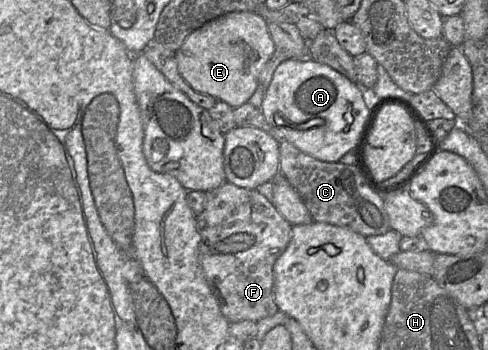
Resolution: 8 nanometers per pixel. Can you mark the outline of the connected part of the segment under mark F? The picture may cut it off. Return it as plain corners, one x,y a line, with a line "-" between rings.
225,181
219,187
205,192
205,194
206,201
204,210
201,214
196,216
197,227
200,234
199,260
206,280
216,300
218,301
222,314
230,323
242,320
252,320
258,322
262,318
274,315
277,311
279,311
278,306
274,300
274,264
285,251
290,242
292,225
286,219
284,219
284,217
277,211
274,205
267,198
261,195
256,189
241,188

